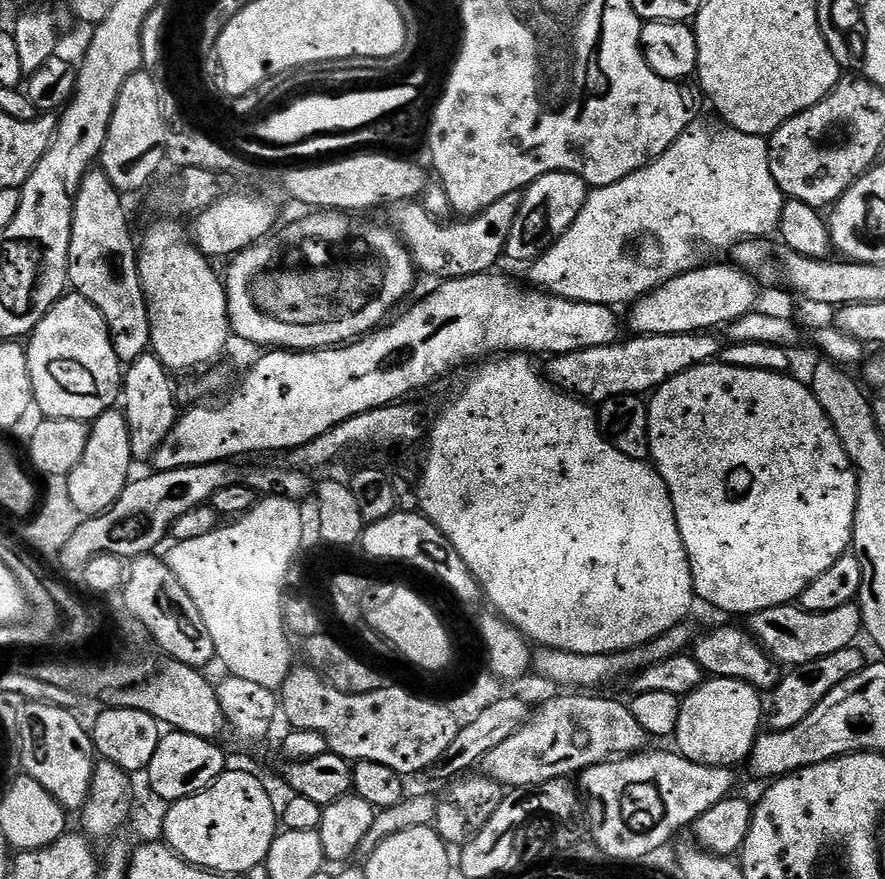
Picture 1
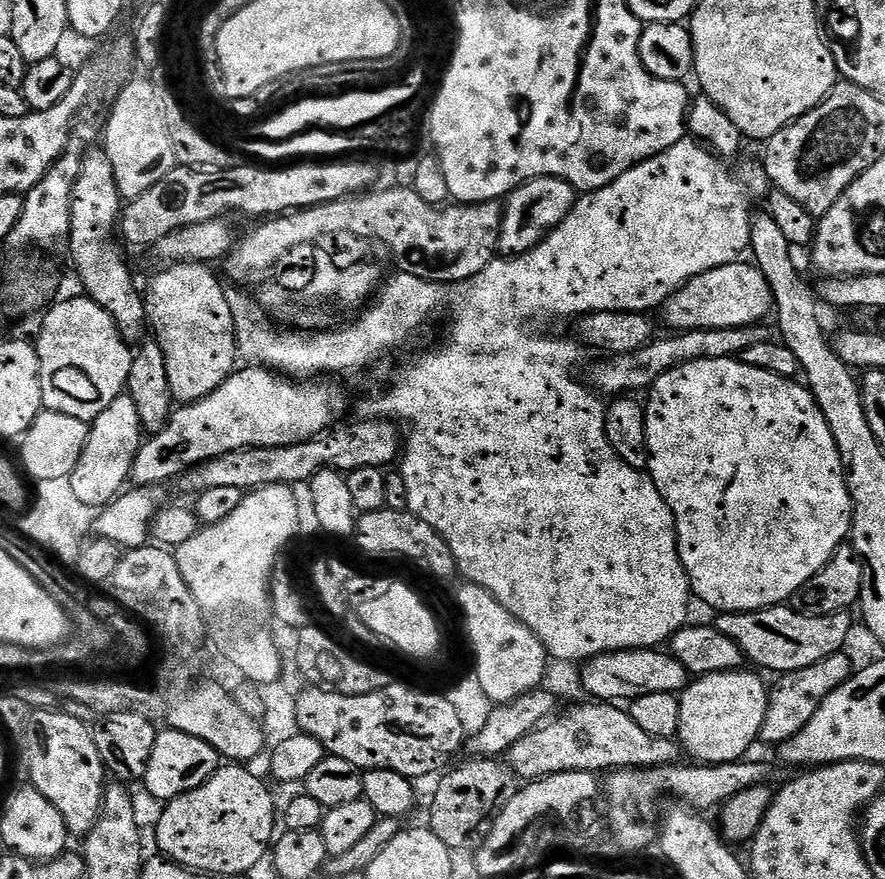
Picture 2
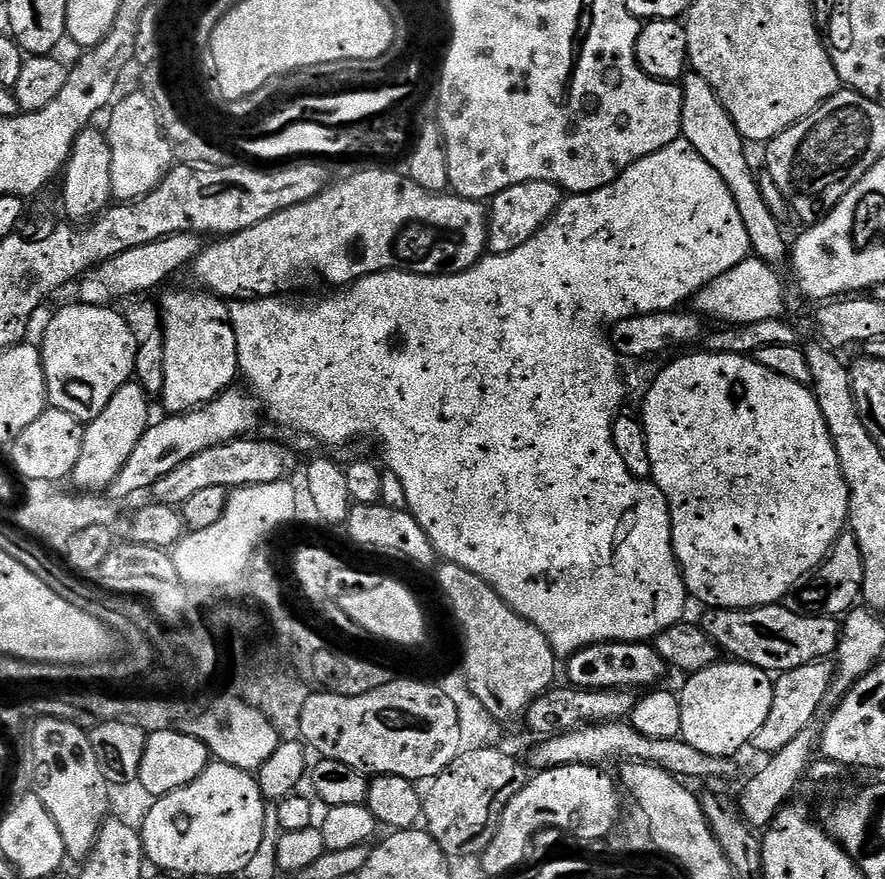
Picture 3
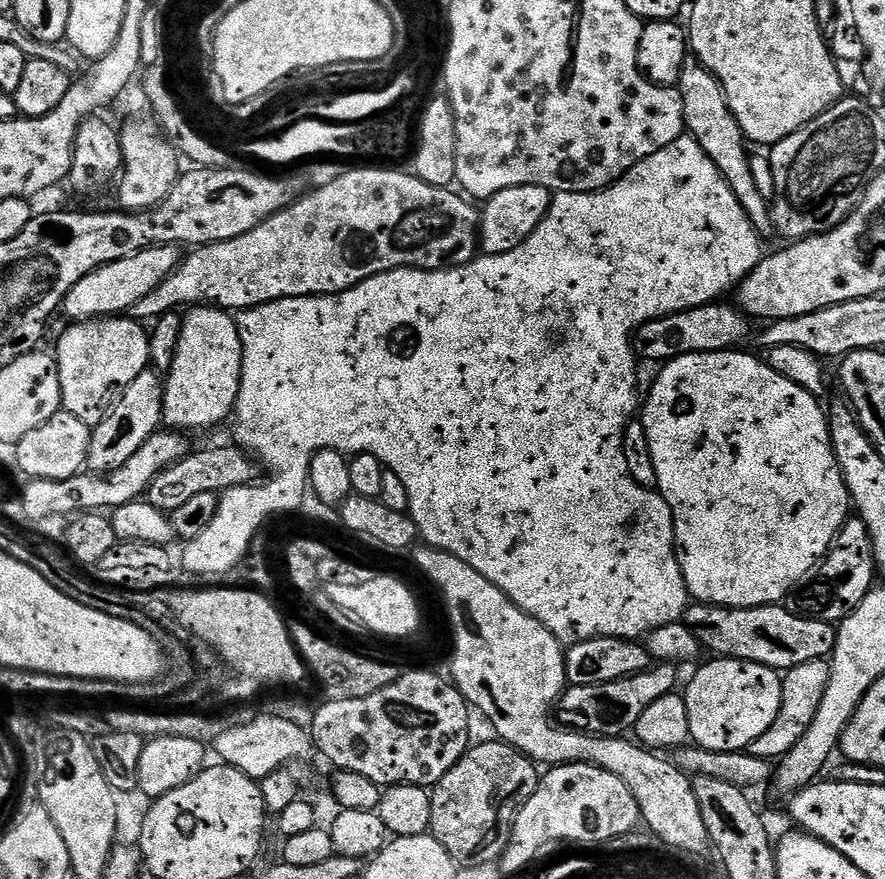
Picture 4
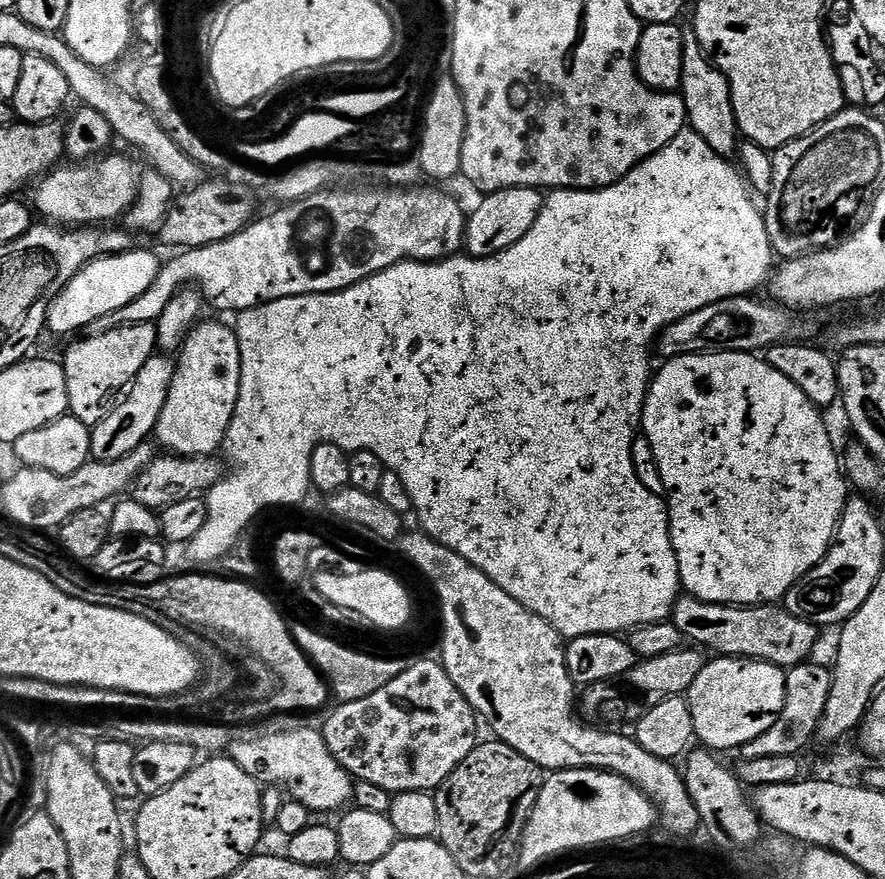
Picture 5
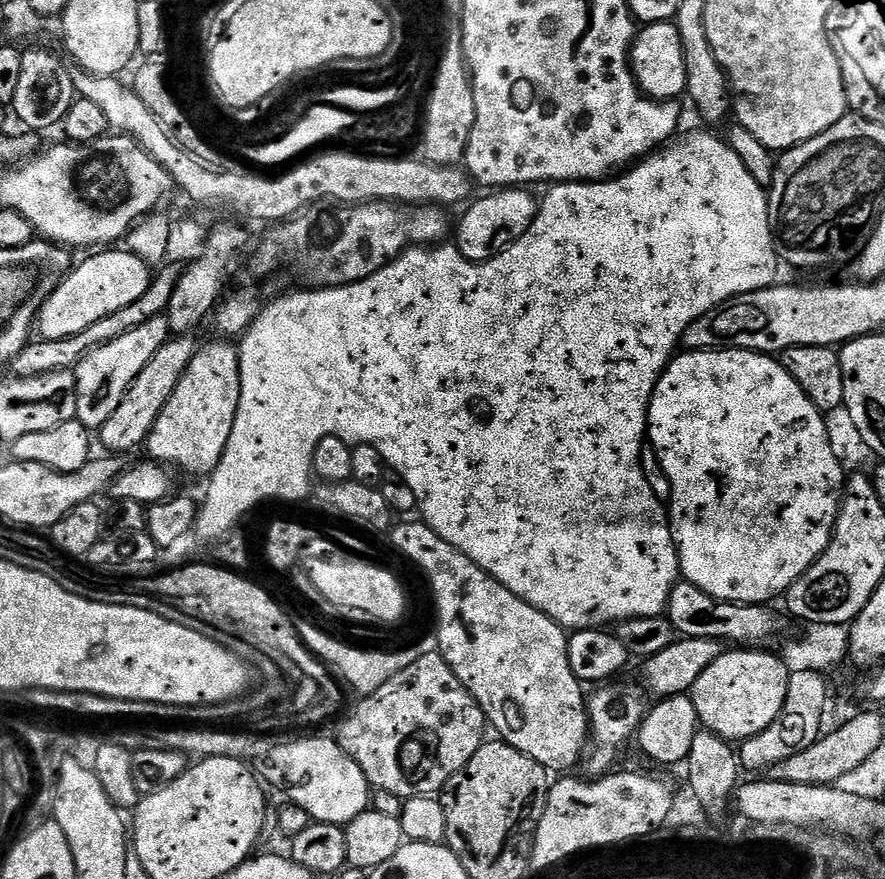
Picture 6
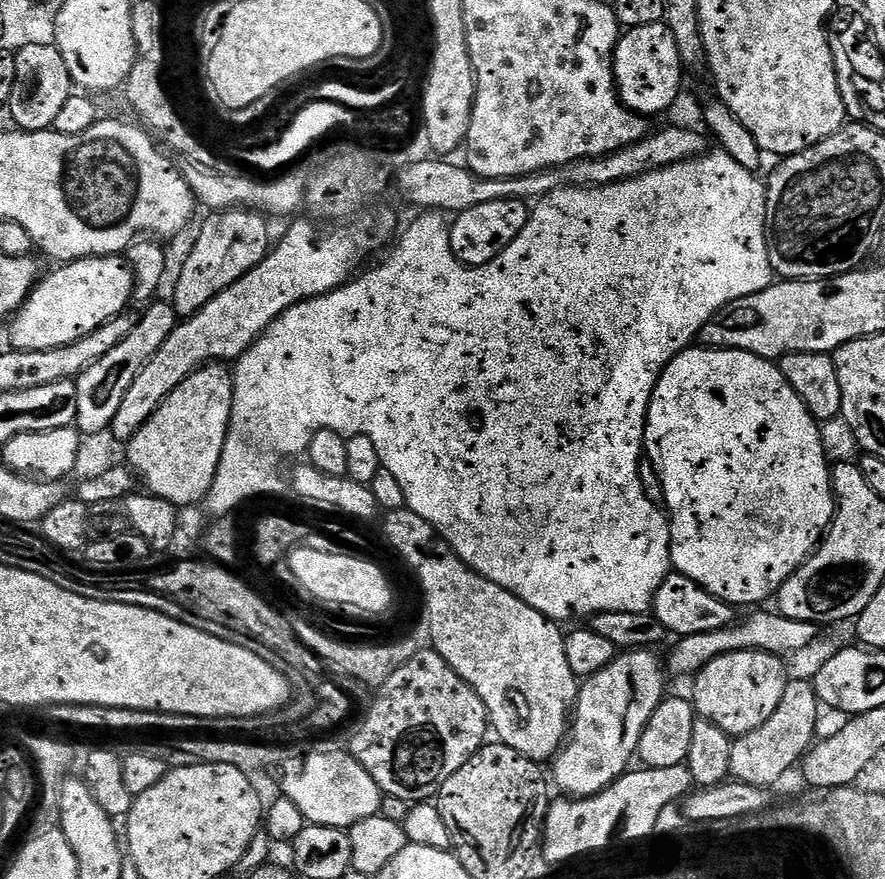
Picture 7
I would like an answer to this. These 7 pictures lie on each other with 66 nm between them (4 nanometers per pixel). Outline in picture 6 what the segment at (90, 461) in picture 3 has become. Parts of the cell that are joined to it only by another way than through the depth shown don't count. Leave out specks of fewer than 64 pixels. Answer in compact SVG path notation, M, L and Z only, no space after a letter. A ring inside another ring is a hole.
M184 334L169 338L160 347L158 354L154 354L154 358L150 358L150 362L142 366L142 374L134 378L118 410L114 410L114 414L110 414L110 418L106 418L104 425L98 429L98 444L99 447L100 444L104 447L105 453L128 454L131 448L136 448L139 444L141 447L147 441L162 406L166 406L170 394L174 394L174 386L178 386L186 366L192 361L194 344L188 340L191 339Z

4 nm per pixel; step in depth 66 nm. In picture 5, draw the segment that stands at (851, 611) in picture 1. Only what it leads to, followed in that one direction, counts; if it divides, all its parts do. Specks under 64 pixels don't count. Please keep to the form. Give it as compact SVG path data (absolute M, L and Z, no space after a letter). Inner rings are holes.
M687 594L681 595L673 606L670 623L678 626L685 641L709 653L712 651L717 657L738 656L745 660L765 660L767 664L777 664L785 670L795 668L811 657L808 655L815 650L816 639L821 632L817 625L790 614L783 606L707 604Z

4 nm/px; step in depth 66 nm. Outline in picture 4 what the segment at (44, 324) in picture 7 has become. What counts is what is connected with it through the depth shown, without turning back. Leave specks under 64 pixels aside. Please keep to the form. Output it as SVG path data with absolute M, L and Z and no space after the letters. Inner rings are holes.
M157 246L147 248L130 258L122 258L118 262L110 262L82 278L78 286L66 294L62 305L62 312L65 312L72 322L81 320L94 320L107 318L117 314L127 313L138 302L138 298L146 298L154 286L158 286L182 259L182 252L176 246Z

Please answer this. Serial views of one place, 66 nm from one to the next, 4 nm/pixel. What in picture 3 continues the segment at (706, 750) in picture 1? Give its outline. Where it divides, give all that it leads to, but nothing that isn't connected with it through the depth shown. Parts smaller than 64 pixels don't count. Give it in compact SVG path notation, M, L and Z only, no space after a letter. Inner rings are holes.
M718 662L701 672L687 677L684 689L678 695L682 706L682 730L679 739L702 750L702 754L735 757L762 730L766 718L770 718L770 706L774 706L773 677L758 666L739 662Z

